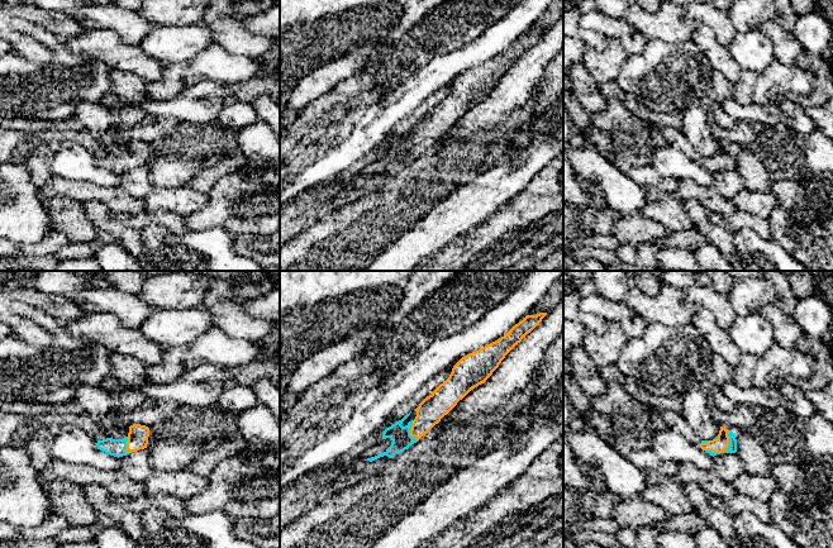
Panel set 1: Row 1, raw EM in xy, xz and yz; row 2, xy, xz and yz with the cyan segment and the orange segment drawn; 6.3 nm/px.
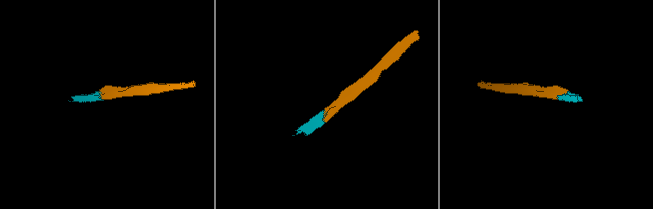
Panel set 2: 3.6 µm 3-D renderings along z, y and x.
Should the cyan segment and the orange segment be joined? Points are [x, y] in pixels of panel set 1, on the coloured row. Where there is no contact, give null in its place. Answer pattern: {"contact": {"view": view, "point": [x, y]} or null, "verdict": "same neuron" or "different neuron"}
{"contact": {"view": "yz", "point": [724, 451]}, "verdict": "same neuron"}

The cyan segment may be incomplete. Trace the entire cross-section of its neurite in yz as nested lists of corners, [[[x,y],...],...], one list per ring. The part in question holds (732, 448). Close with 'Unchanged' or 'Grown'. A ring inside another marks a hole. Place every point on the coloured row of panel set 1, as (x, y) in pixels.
[[[720,427],[719,434],[713,440],[701,440],[698,445],[713,457],[720,453],[737,452],[734,433],[723,427]]]. Grown

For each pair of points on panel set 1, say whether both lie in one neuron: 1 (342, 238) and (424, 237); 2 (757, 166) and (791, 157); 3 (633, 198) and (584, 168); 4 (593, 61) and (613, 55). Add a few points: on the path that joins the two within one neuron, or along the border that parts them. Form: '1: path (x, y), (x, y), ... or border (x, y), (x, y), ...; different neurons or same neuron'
1: border (401, 234), (376, 256); different neurons
2: path (766, 161), (772, 157), (782, 157); same neuron
3: path (620, 191), (596, 171); same neuron
4: path (598, 61), (608, 60); same neuron

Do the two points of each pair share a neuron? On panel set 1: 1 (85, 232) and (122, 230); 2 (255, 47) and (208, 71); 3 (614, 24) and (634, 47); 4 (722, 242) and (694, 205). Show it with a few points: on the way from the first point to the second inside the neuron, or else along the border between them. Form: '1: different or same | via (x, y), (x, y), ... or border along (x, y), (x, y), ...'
1: different | border along (85, 205), (89, 219), (99, 232)
2: different | border along (213, 43), (229, 52), (256, 58)
3: same | via (619, 29), (632, 42)
4: same | via (713, 233), (700, 220), (699, 214)

